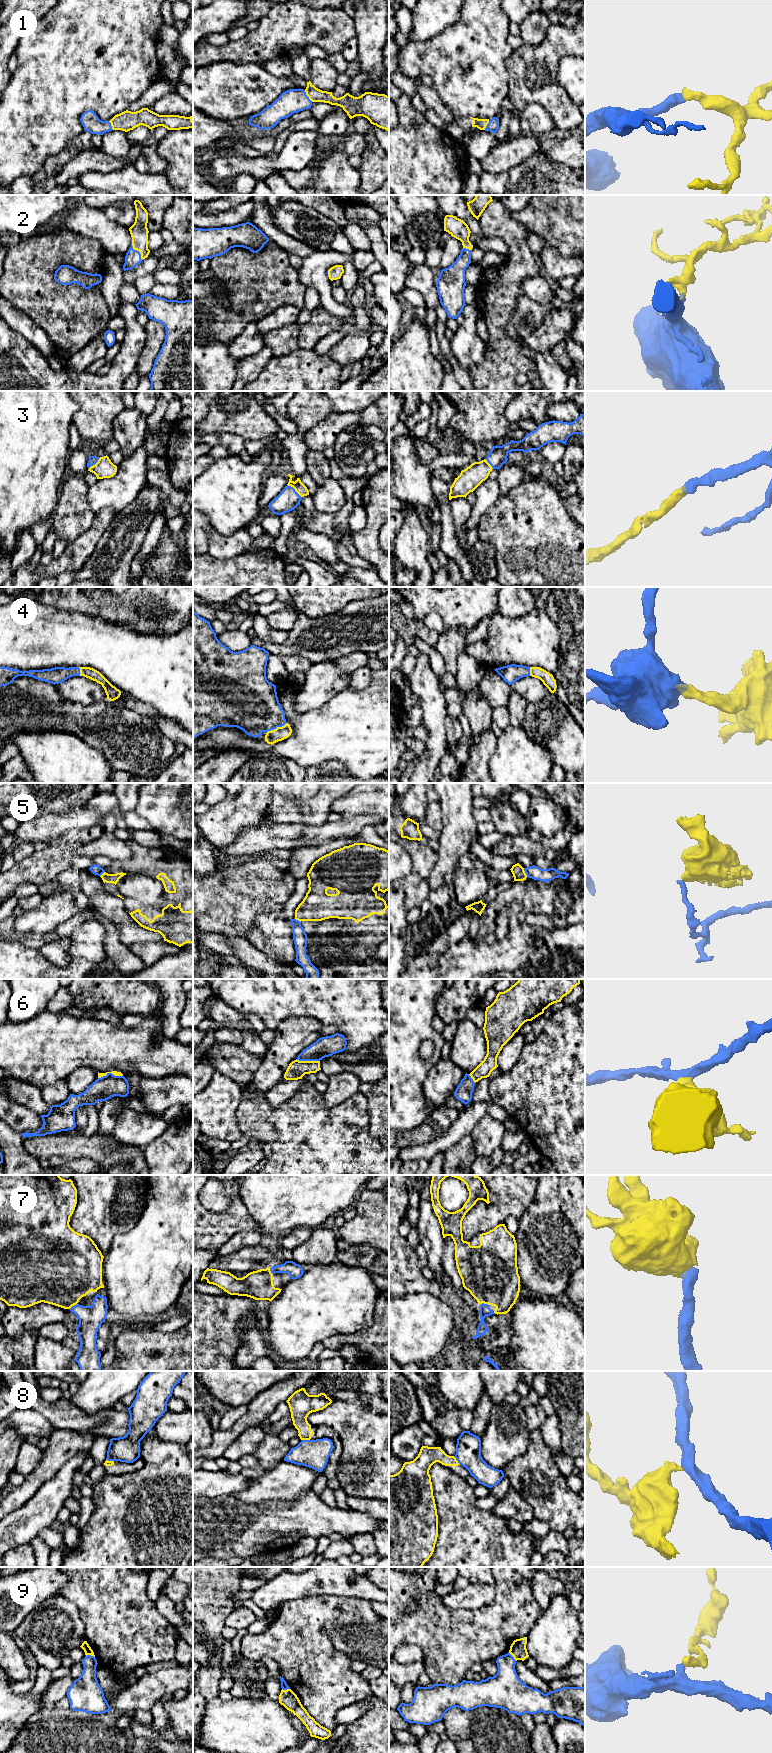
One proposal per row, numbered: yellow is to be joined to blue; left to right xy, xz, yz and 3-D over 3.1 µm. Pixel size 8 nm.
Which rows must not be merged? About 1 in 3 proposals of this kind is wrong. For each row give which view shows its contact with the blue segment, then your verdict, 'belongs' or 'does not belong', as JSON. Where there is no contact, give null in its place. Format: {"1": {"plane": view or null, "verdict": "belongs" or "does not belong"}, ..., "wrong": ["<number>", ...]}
{"1": {"plane": "xz", "verdict": "belongs"}, "2": {"plane": "xy", "verdict": "belongs"}, "3": {"plane": "xz", "verdict": "belongs"}, "4": {"plane": "xz", "verdict": "belongs"}, "5": {"plane": "yz", "verdict": "does not belong"}, "6": {"plane": "xy", "verdict": "does not belong"}, "7": {"plane": "xy", "verdict": "belongs"}, "8": {"plane": "yz", "verdict": "does not belong"}, "9": {"plane": "xy", "verdict": "does not belong"}, "wrong": ["5", "6", "8", "9"]}

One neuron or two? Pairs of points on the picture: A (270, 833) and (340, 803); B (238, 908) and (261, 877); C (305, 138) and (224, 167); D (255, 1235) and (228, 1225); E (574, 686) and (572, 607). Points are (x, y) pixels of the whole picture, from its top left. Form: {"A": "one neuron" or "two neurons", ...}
{"A": "two neurons", "B": "one neuron", "C": "one neuron", "D": "two neurons", "E": "one neuron"}

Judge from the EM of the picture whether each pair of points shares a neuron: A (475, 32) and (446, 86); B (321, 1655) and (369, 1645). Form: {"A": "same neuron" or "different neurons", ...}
{"A": "same neuron", "B": "different neurons"}

